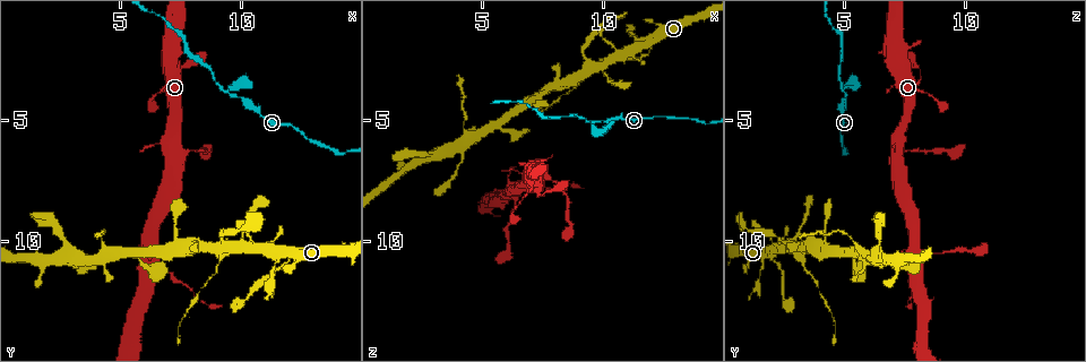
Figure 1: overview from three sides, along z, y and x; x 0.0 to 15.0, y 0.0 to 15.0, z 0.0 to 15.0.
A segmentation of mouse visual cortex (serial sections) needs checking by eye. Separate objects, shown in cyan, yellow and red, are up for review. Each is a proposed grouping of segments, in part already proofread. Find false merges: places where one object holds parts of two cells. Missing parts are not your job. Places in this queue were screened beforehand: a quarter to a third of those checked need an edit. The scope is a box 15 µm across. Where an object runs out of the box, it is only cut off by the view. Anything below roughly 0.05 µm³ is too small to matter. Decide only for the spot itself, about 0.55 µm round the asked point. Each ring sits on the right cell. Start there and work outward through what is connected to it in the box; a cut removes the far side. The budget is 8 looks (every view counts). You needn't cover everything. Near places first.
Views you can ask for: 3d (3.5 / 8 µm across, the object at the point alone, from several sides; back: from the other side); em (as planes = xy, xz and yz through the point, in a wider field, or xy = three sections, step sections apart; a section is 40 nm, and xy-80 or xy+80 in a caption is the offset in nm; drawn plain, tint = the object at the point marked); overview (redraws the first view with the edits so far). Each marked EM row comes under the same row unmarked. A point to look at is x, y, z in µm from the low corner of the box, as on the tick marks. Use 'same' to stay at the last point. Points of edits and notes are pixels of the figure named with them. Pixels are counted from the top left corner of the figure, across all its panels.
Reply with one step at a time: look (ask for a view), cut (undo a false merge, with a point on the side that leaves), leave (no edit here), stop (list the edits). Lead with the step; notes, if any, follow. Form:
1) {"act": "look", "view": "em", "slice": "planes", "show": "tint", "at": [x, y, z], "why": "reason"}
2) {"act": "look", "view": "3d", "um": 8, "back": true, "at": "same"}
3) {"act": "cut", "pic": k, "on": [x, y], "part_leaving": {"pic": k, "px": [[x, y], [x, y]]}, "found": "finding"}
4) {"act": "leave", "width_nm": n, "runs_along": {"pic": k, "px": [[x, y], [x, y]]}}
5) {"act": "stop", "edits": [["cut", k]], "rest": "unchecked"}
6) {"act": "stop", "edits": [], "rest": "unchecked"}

{"act": "look", "view": "3d", "um": 3.5, "back": true, "at": [9.3, 3.8, 4.9], "why": "sharp bend"}

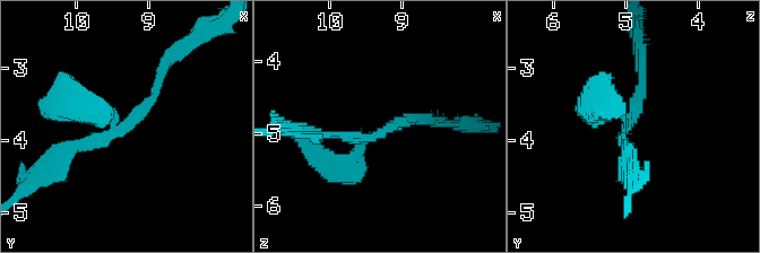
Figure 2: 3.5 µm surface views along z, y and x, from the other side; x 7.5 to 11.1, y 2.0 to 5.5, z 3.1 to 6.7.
{"act": "look", "view": "em", "slice": "planes", "show": "tint", "at": [9.35, 3.80, 5.05], "why": "shape alone is not enough"}

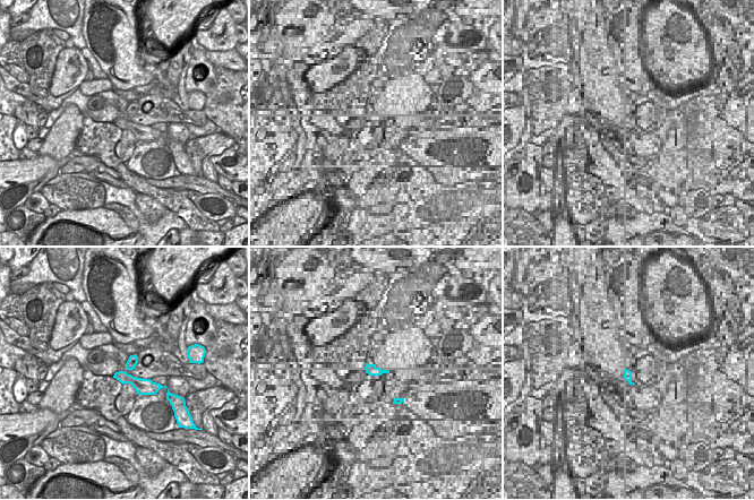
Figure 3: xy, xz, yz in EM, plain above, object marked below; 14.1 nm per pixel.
{"act": "cut", "pic": 2, "on": [330, 154], "arms": 3, "part_leaving": {"pic": 2, "px": [[363, 144], [335, 169], [293, 138]]}, "found": "a second cell is stuck on"}

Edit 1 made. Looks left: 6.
{"act": "look", "view": "overview"}

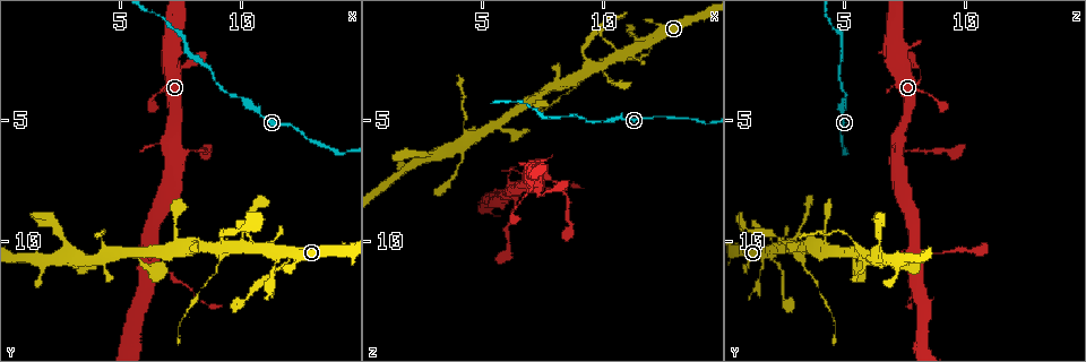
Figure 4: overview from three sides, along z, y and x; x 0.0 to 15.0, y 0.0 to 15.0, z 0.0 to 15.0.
{"act": "look", "view": "3d", "um": 3.5, "at": [4.3, 10.2, 5.5], "why": "sudden change in width"}

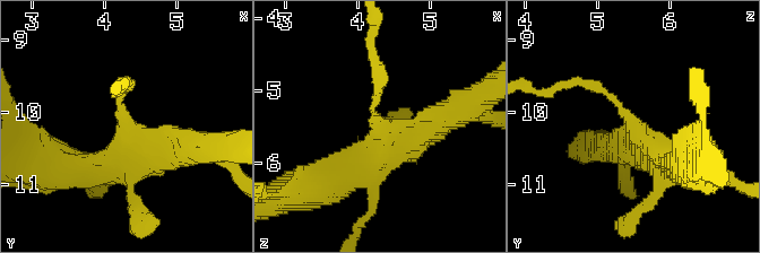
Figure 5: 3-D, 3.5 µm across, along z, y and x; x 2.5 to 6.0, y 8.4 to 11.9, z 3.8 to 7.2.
{"act": "look", "view": "em", "slice": "xy", "step": 3, "show": "tint", "at": [4.30, 10.20, 5.50], "arm_widths_nm": [150, 400]}

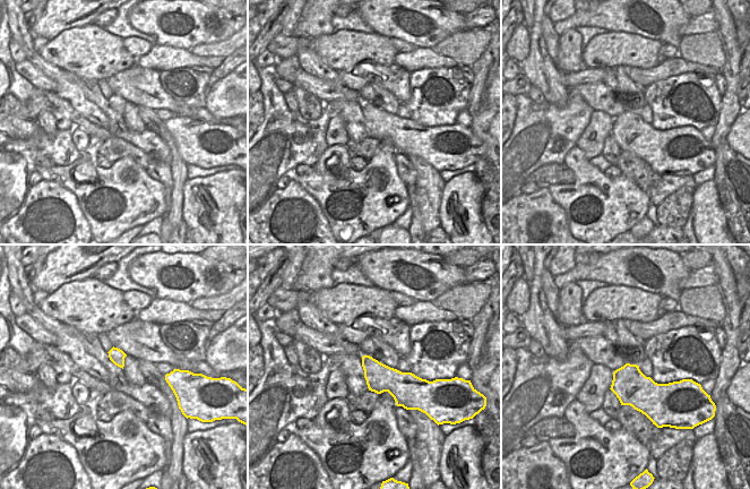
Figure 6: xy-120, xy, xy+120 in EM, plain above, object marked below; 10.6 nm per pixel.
{"act": "cut", "pic": 5, "on": [382, 83], "width_nm": 300, "part_leaving": {"pic": 5, "px": [[372, 108], [379, 88], [372, 31]]}, "found": "two cells meet here"}

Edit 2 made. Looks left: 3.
{"act": "look", "view": "overview"}

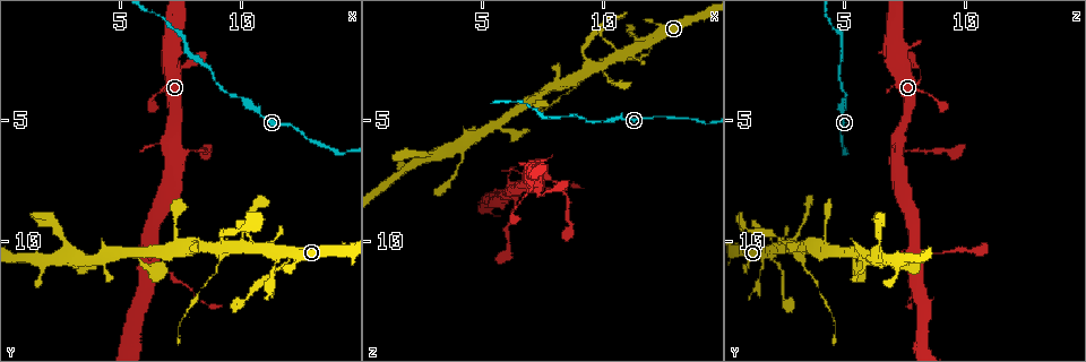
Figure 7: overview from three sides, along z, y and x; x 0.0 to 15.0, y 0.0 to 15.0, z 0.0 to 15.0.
{"act": "look", "view": "3d", "um": 3.5, "at": [9.0, 11.0, 3.2], "why": "calibre changes"}

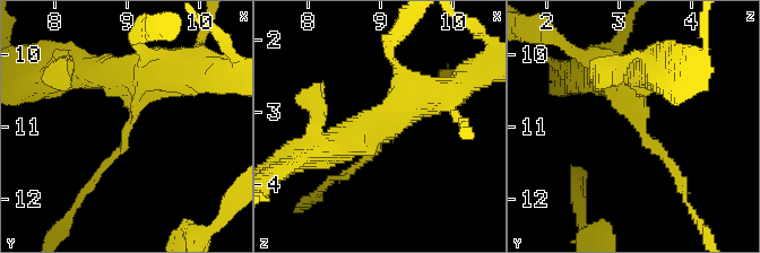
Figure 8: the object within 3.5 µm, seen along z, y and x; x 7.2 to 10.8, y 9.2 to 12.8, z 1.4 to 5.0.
{"act": "look", "view": "em", "slice": "xy", "step": 1, "show": "tint", "at": [9.05, 10.95, 3.35], "why": "now the EM"}

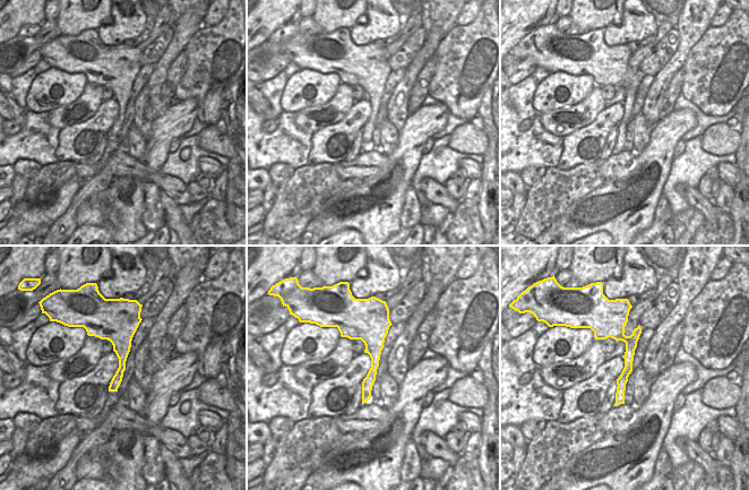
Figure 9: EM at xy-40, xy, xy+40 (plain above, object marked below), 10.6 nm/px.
{"act": "cut", "pic": 8, "on": [668, 162], "part_leaving": {"pic": 8, "px": [[646, 134], [681, 176], [692, 214]]}, "found": "two cells meet here"}

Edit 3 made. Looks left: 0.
{"act": "stop", "edits": [["cut", 2], ["cut", 5], ["cut", 8]], "rest": "unchecked"}

